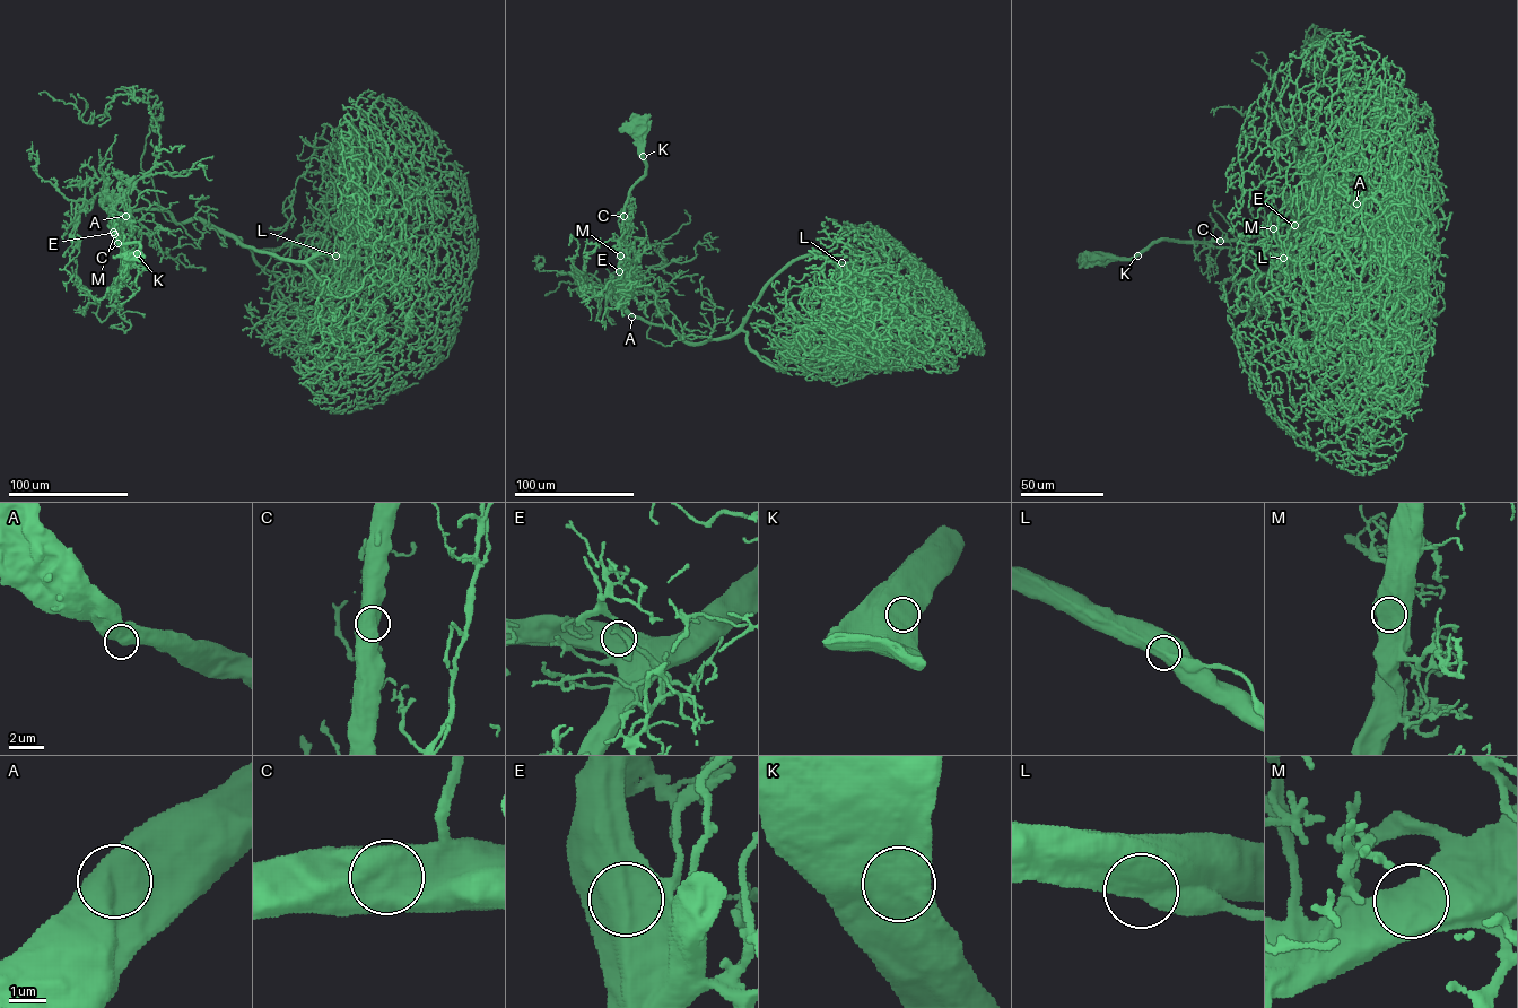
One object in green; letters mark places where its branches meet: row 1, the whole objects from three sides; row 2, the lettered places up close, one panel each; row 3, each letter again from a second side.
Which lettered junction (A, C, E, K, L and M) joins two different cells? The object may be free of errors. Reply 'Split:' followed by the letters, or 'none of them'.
Split: L

